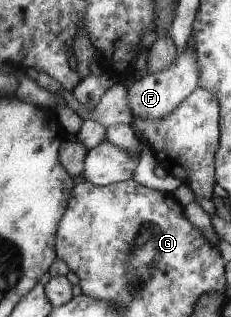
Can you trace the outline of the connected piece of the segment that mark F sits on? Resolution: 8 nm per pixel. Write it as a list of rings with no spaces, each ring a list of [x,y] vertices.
[[[187,45],[175,53],[175,59],[166,69],[138,78],[127,87],[127,102],[134,118],[141,120],[161,120],[169,114],[193,89],[198,81],[197,56],[190,53]]]

